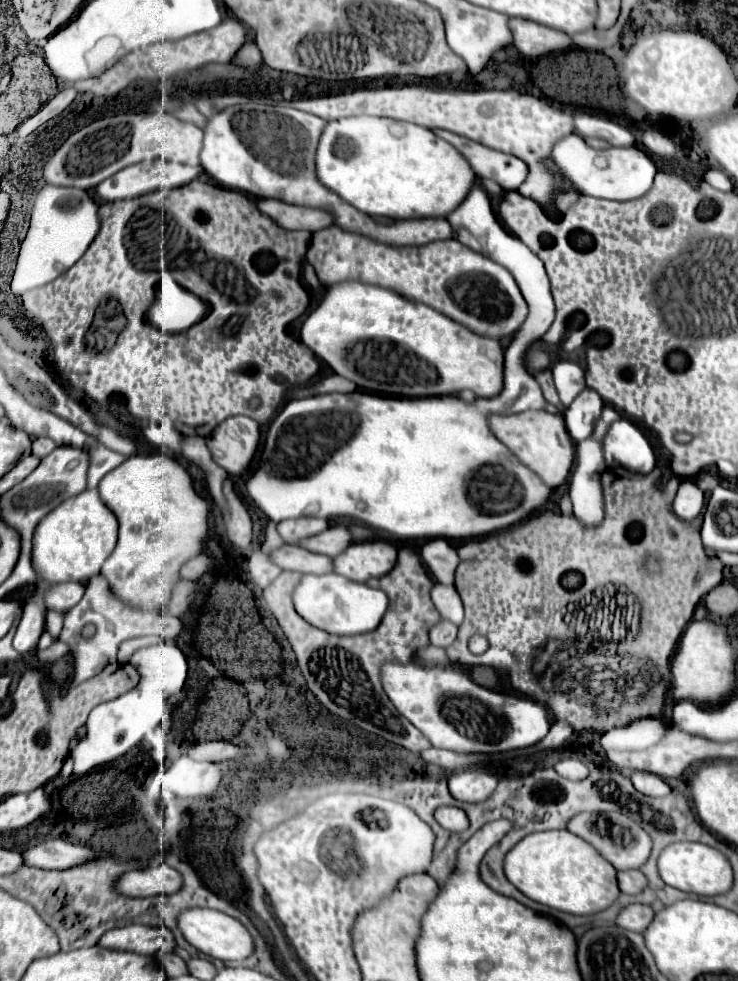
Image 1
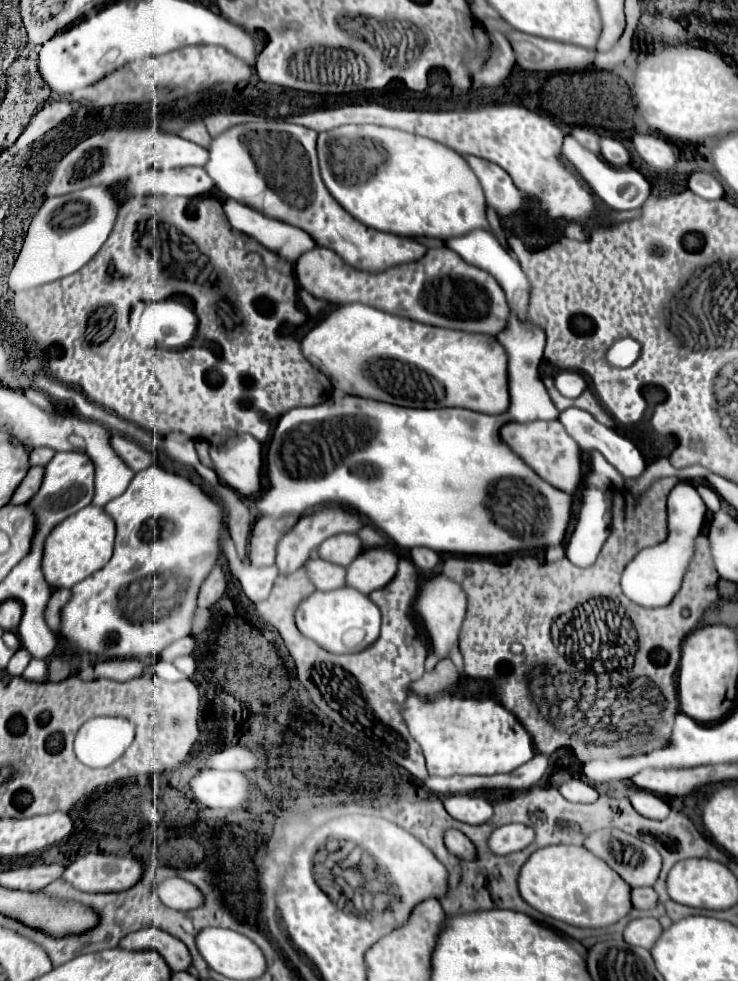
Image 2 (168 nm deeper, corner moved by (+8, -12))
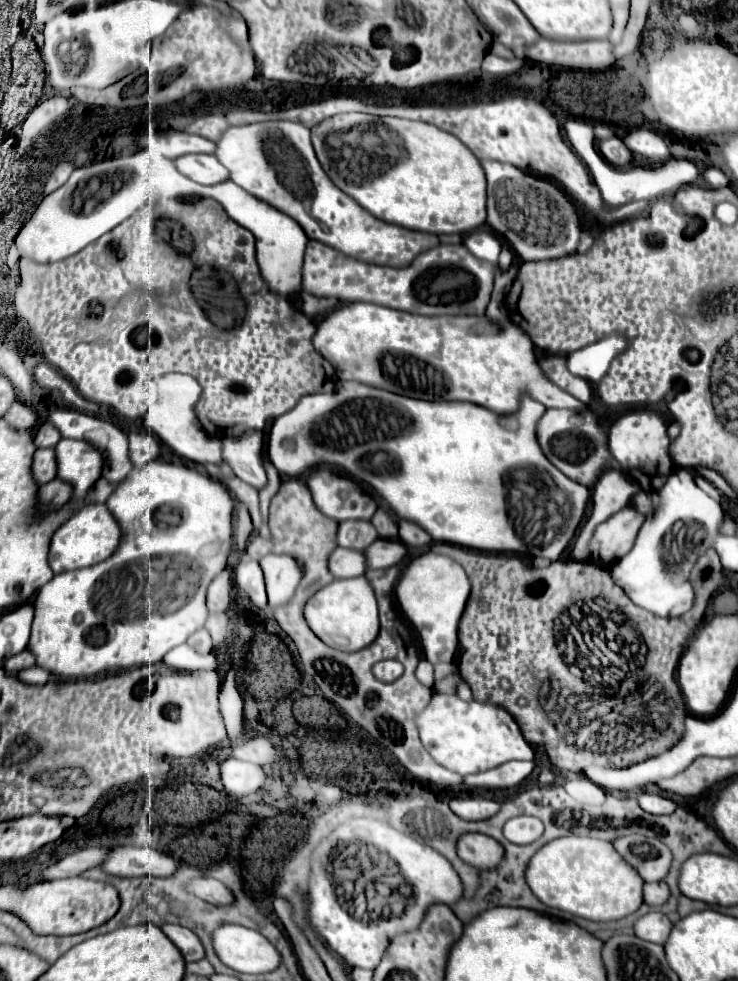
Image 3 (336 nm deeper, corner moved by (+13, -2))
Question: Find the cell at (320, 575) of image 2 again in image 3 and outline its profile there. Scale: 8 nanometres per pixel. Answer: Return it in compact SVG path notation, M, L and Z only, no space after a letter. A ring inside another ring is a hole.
M336 547L328 557L328 569L336 579L364 575L364 555L354 549Z

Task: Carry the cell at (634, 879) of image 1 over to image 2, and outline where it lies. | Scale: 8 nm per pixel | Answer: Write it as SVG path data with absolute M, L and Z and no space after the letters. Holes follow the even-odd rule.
M639 887L631 891L631 901L635 909L653 909L657 905L657 893L651 887Z

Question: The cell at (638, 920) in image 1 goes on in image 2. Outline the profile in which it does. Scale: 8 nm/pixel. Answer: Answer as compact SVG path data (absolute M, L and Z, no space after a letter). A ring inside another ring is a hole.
M643 917L643 919L633 919L627 927L625 927L625 941L637 947L645 947L651 949L657 939L661 937L663 927L657 919L653 917Z

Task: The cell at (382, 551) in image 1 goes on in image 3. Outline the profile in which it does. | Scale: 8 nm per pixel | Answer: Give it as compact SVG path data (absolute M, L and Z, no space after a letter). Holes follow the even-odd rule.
M376 539L366 551L366 571L374 569L388 569L392 565L398 565L406 555L406 545L402 541L394 539Z

